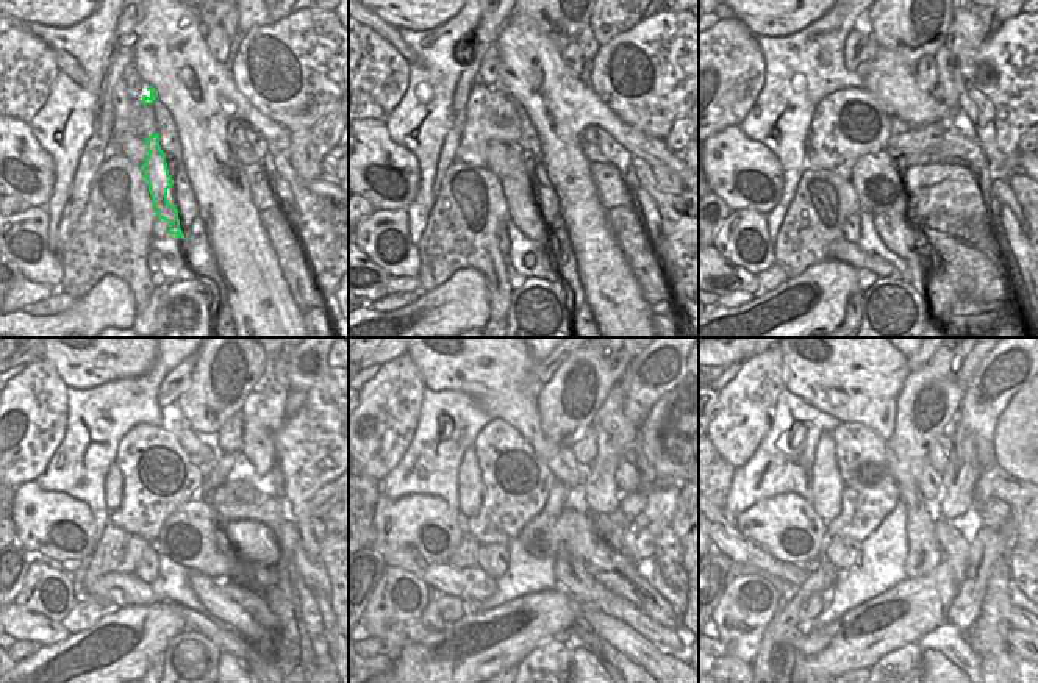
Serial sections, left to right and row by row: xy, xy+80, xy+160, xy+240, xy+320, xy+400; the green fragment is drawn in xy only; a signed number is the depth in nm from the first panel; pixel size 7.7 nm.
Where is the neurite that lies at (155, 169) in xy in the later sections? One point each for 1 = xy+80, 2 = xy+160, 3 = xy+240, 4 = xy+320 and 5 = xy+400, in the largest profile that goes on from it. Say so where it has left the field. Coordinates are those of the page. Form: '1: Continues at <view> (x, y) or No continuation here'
1: Continues at xy+80 (527, 218)
2: Continues at xy+160 (898, 235)
3: Continues at xy+240 (207, 590)
4: Continues at xy+320 (643, 652)
5: Continues at xy+400 (1015, 655).

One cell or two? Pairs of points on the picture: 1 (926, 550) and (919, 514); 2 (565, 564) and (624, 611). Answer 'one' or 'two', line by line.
1: one
2: one

